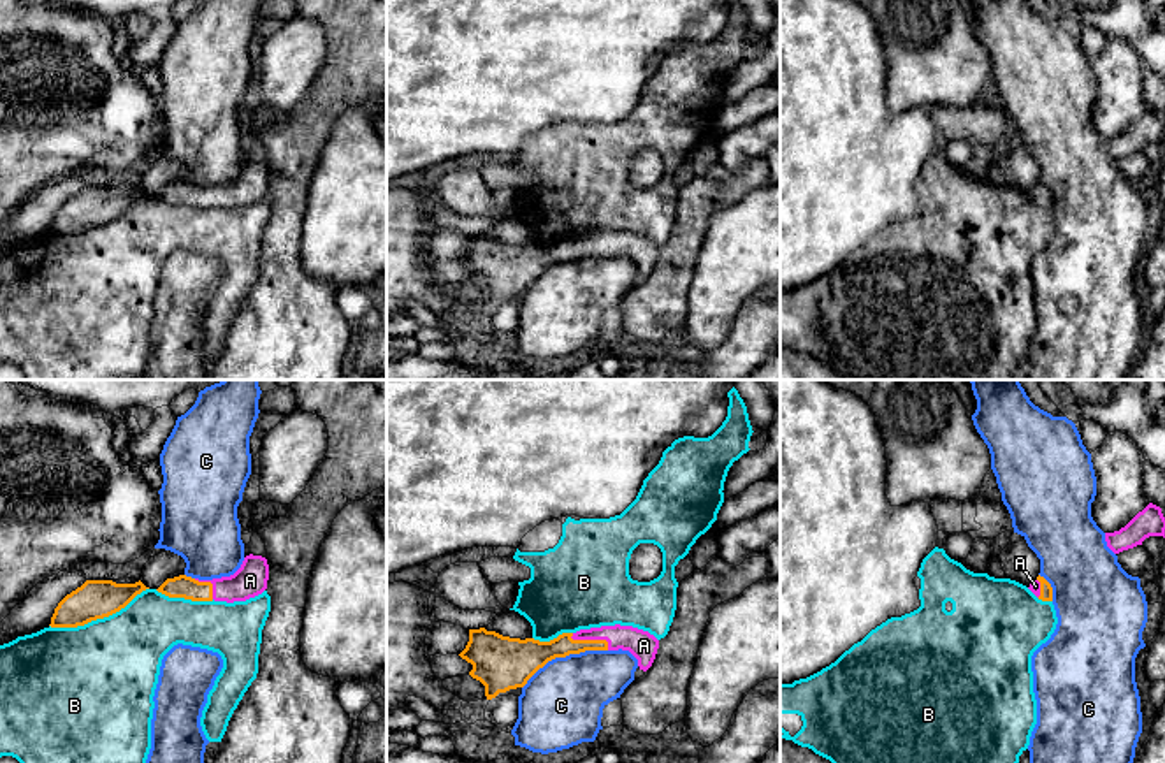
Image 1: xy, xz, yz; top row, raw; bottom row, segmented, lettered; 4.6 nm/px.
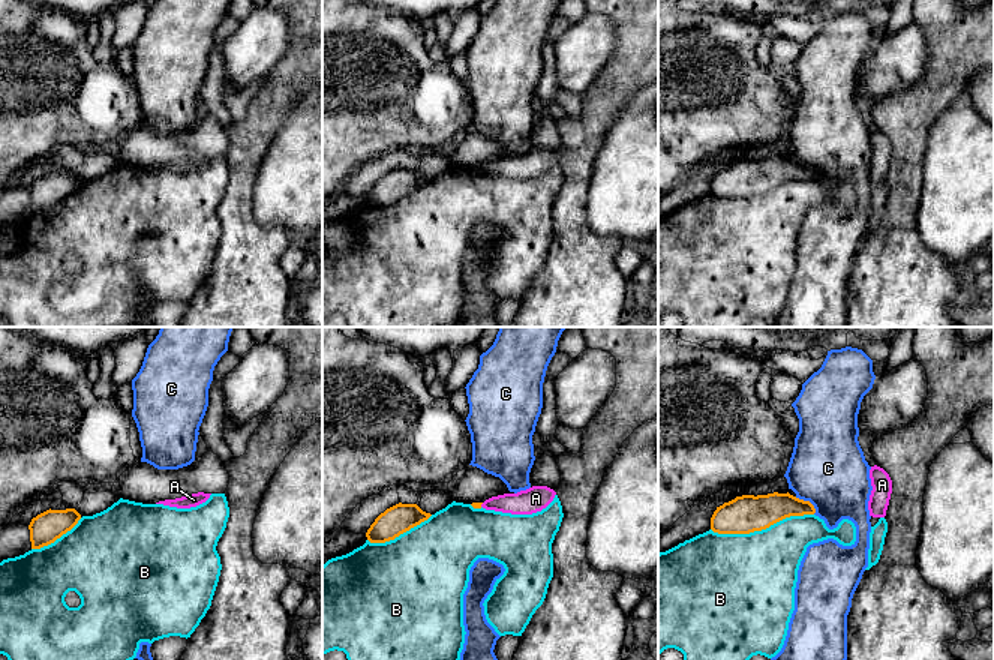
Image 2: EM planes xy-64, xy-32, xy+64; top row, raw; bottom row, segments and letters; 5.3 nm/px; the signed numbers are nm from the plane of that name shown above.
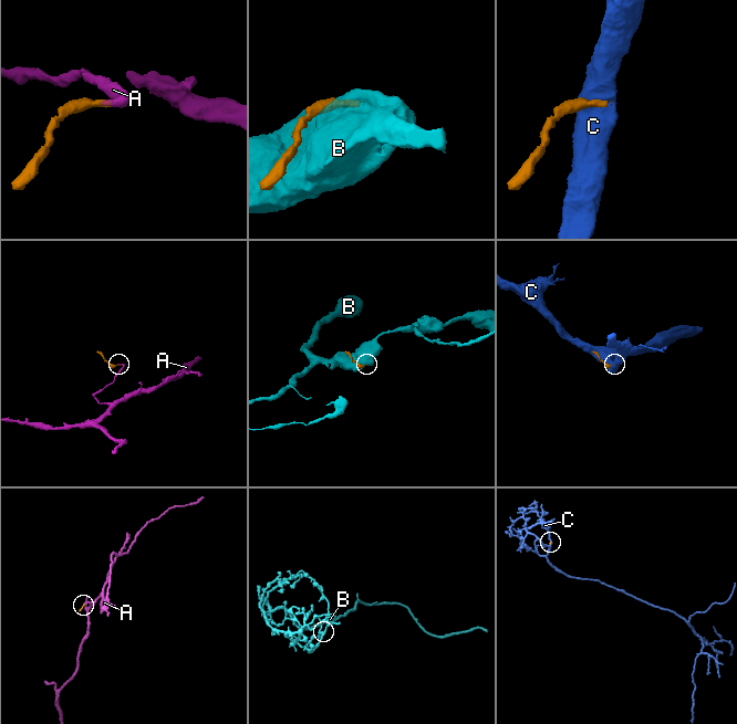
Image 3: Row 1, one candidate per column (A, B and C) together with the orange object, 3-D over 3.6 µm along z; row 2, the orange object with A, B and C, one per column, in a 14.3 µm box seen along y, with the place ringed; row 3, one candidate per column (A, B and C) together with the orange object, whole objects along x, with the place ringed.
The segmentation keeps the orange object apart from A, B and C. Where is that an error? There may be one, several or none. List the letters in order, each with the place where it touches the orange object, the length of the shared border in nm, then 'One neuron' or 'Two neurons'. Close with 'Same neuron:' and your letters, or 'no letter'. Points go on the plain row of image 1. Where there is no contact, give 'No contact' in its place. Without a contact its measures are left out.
A: Touches orange at xz (593, 247). Shared border 190 nm. One neuron
B: Touches orange at xy (99, 224). Shared border 480 nm. Two neurons
C: Touches orange at xz (563, 262). Shared border 440 nm. Two neurons
Same neuron: A

